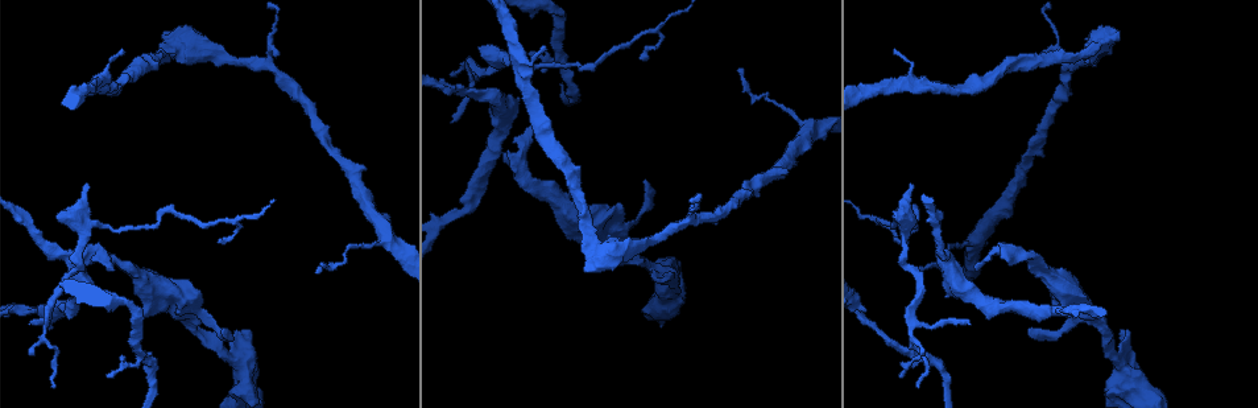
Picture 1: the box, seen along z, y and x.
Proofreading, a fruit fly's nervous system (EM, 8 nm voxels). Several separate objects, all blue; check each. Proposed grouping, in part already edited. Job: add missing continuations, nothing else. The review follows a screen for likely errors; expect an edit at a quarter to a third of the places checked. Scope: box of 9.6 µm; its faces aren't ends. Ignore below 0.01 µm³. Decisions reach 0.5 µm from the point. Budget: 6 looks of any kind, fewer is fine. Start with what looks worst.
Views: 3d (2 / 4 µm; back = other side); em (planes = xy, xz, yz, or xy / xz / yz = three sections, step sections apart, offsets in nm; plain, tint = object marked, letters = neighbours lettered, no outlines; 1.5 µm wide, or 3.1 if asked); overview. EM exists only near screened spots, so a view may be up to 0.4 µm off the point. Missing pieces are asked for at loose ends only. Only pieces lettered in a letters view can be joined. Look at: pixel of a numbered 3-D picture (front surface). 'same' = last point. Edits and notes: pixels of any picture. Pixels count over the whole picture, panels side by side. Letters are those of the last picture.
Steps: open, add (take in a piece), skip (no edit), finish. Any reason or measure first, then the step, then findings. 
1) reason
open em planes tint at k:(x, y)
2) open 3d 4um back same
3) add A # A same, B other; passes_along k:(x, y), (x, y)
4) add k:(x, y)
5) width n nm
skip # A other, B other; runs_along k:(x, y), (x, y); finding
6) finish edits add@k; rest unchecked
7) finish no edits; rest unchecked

free end
open em planes letters at 1:(615, 208)

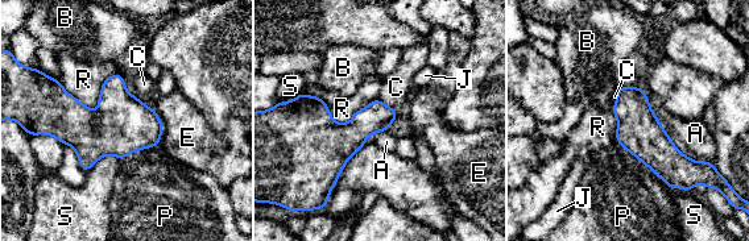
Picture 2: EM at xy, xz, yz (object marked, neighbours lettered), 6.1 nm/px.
longest_contact R 380 nm
skip # A other, B other, C other, E other, J other, P other, R other, S other; no lettered piece goes on from it

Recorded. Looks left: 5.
an open end
open 3d 4um at 1:(968, 323)

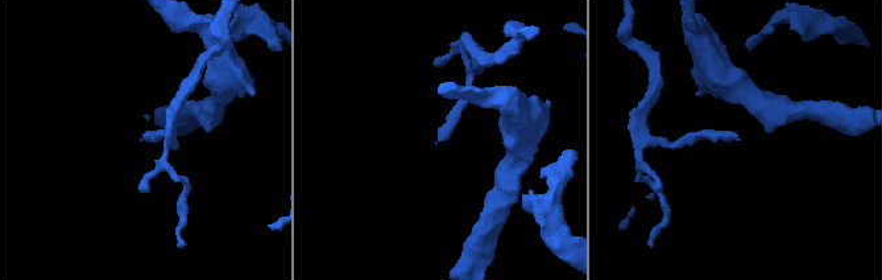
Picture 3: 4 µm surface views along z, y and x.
open em xy step 8 tint at 3:(734, 137)

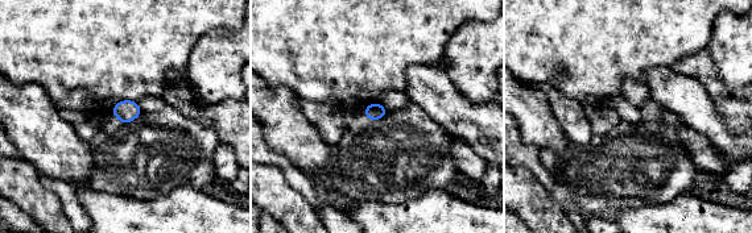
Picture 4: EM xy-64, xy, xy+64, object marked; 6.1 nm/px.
open em xz step 8 letters same

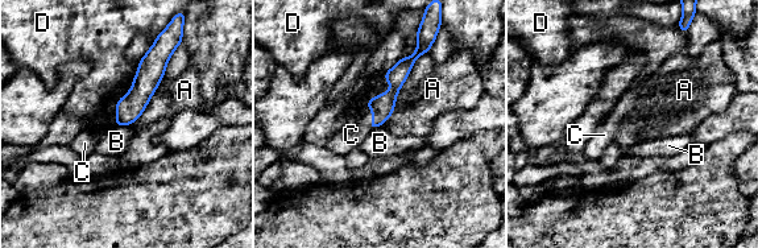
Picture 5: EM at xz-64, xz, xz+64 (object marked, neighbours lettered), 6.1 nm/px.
add C # A other, B other, C same, D other; passes_along 5:(382, 106), (373, 118), (355, 129); the neuron continues

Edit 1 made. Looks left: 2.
finish edits add@5; rest unchecked

